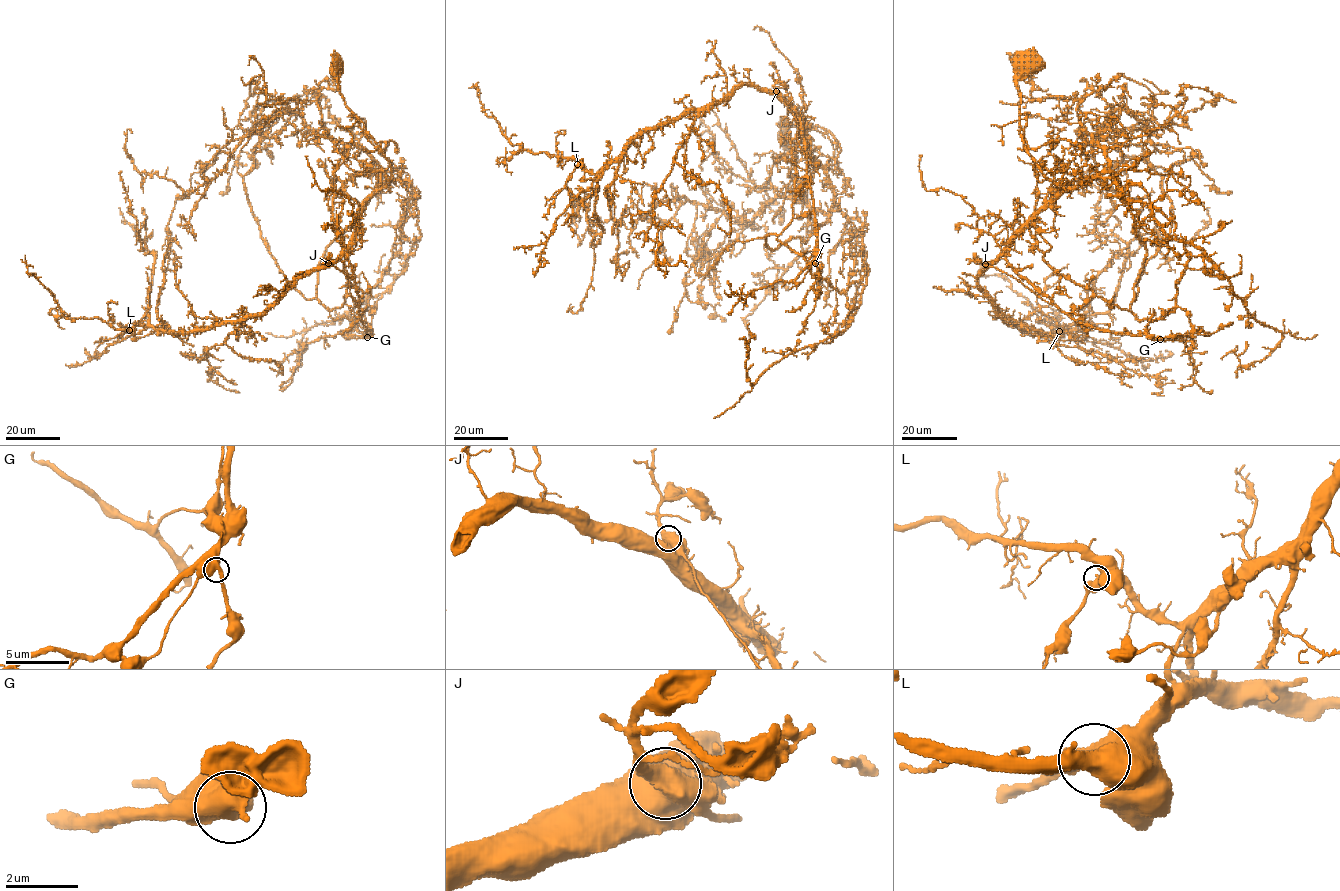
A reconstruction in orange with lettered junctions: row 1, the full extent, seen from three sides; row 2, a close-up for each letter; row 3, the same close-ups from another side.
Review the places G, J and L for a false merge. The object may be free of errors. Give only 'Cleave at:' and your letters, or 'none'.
Cleave at: none

